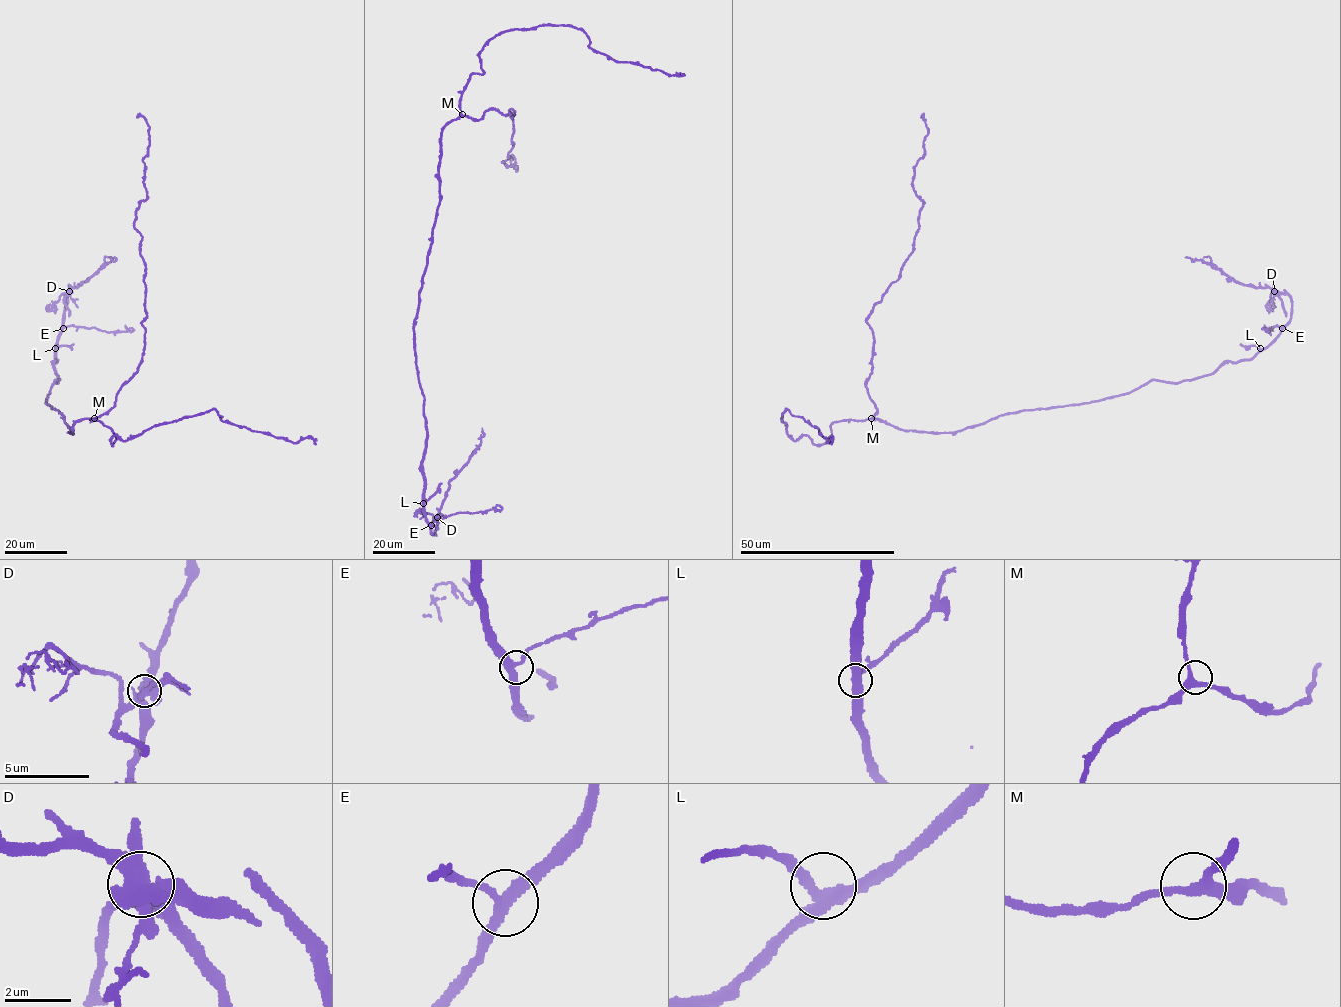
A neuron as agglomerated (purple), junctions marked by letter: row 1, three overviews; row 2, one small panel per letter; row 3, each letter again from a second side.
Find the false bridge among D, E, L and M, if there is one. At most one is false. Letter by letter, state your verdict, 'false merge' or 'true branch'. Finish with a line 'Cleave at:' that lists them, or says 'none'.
D: false merge
E: true branch
L: true branch
M: true branch
Cleave at: D

